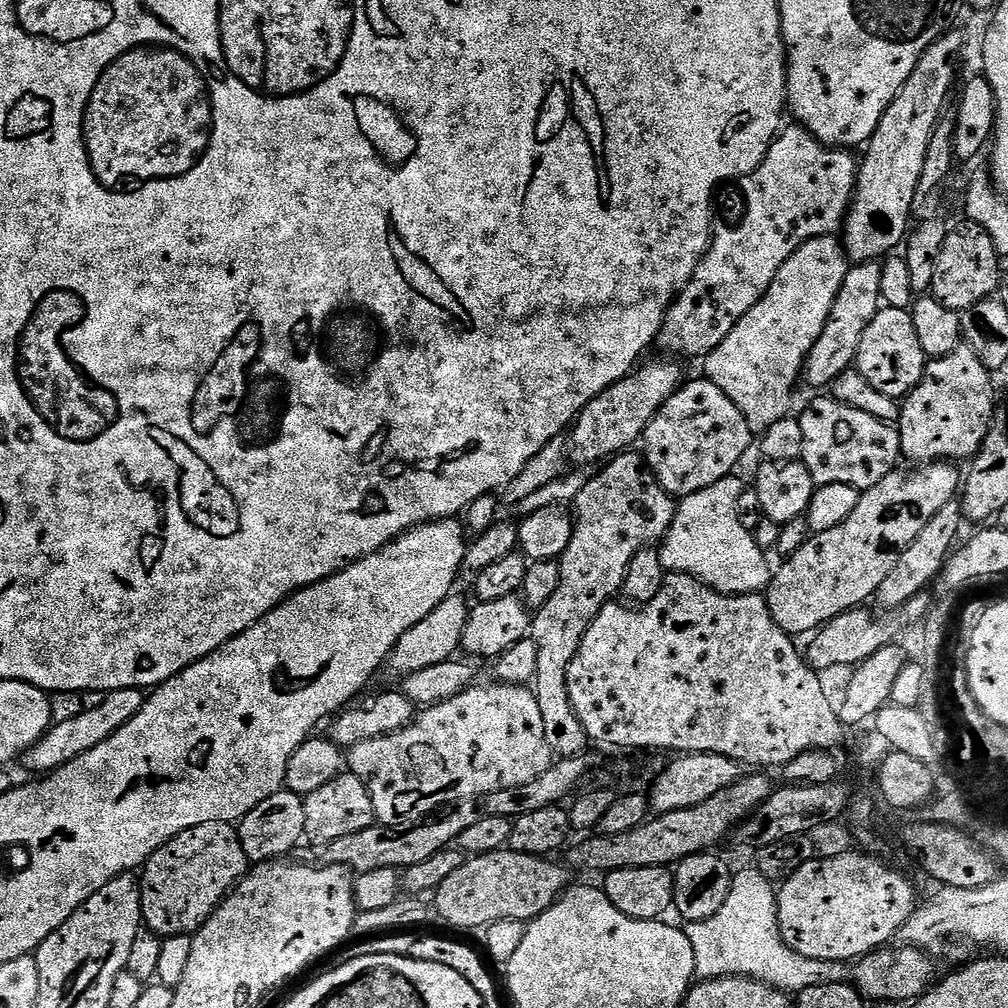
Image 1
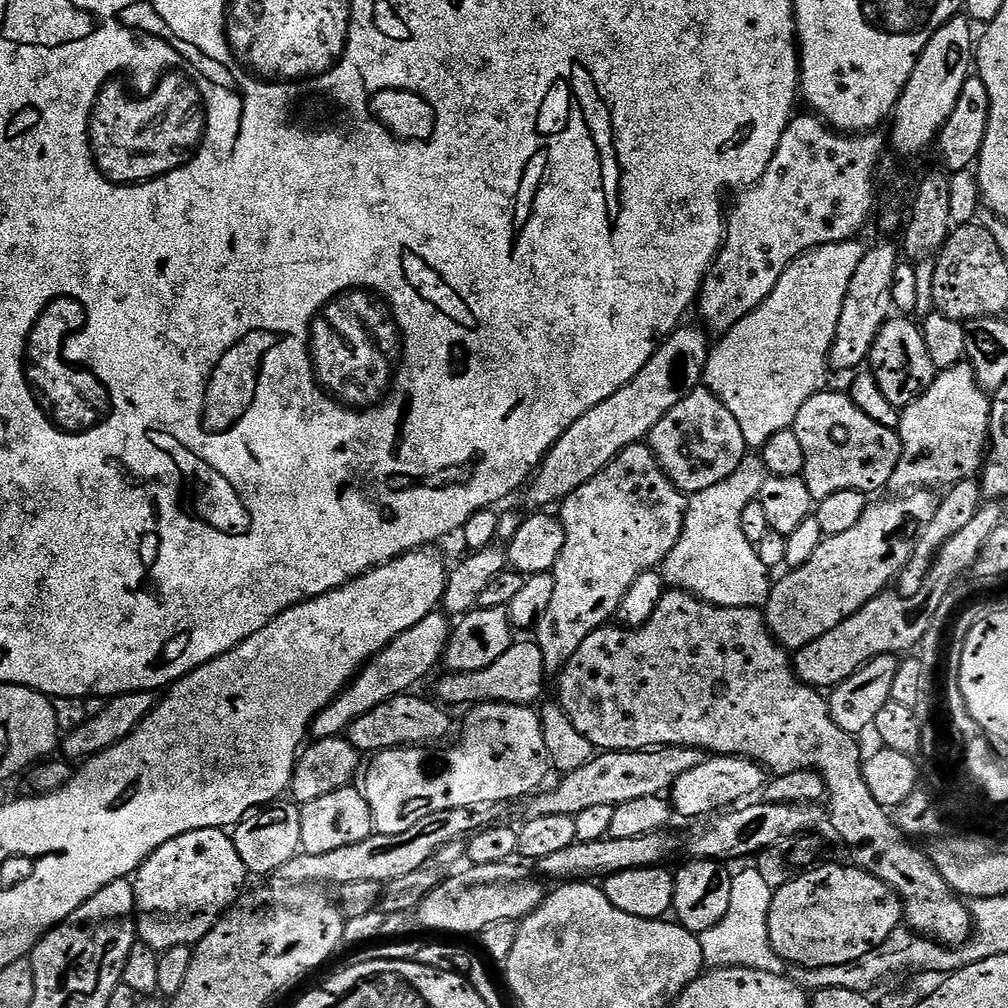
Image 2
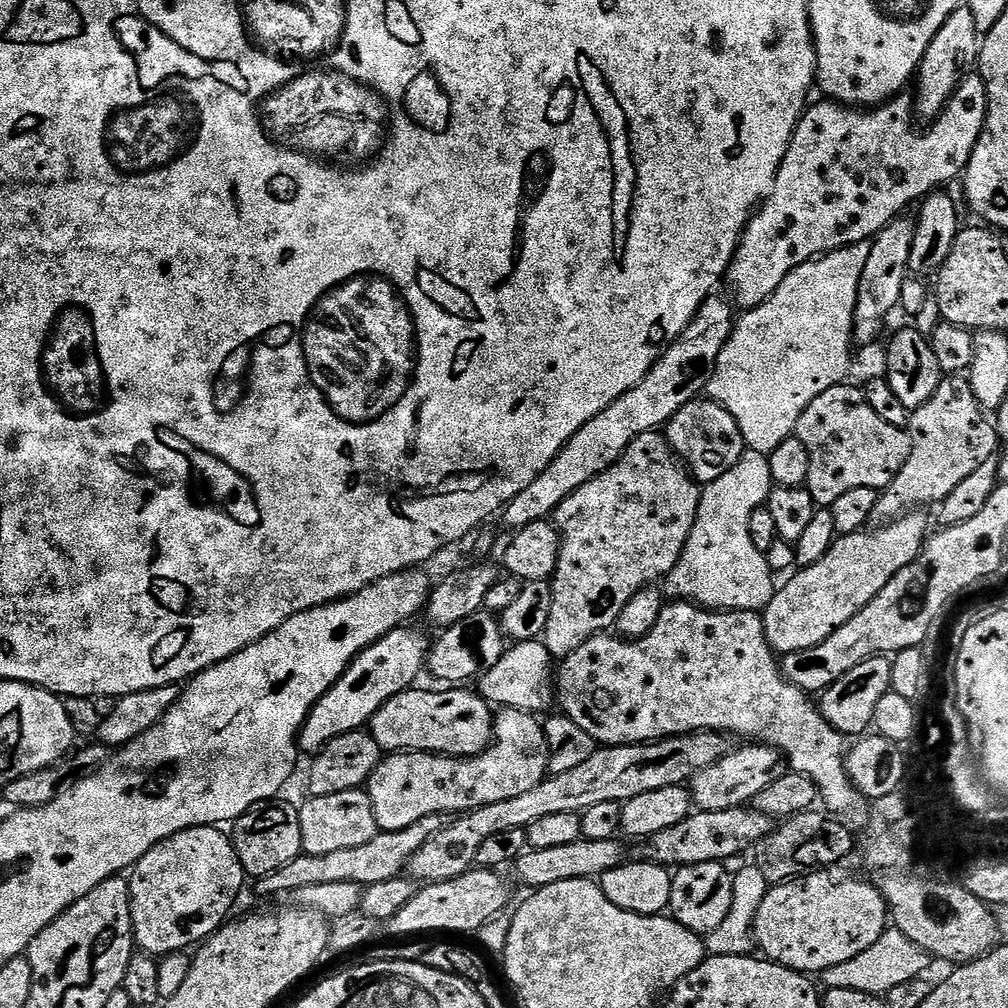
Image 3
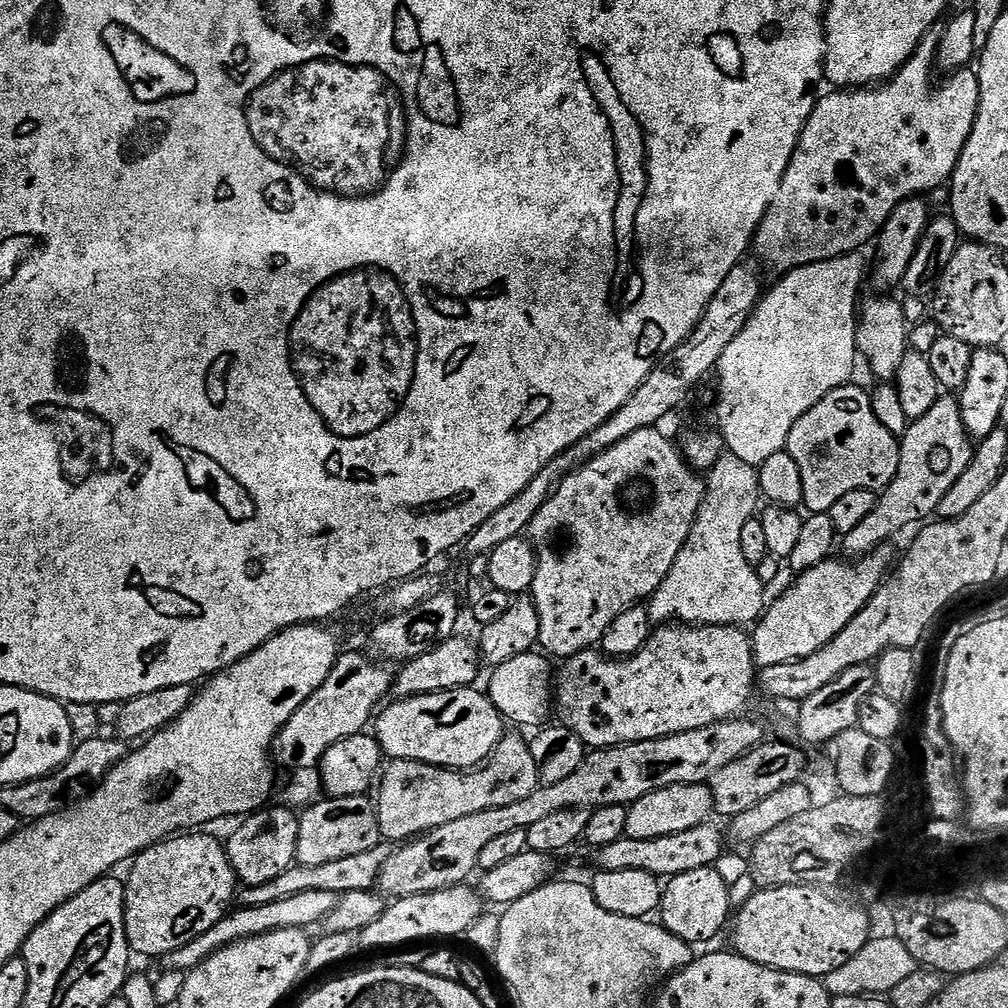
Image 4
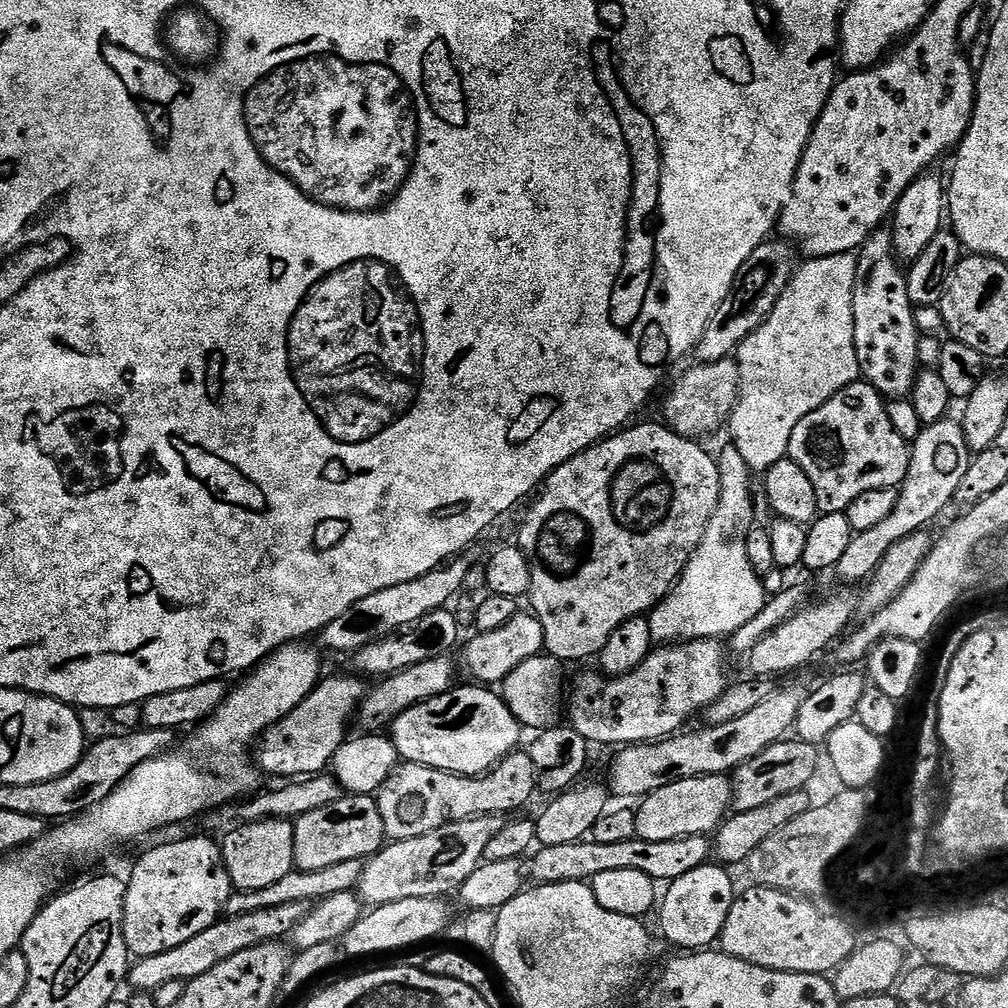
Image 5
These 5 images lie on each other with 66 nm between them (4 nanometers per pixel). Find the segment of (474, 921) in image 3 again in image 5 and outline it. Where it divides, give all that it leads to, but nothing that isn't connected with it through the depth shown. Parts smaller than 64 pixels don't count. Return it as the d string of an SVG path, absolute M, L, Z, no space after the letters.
M402 898L402 902L377 904L365 911L353 928L344 935L342 948L352 956L376 956L379 952L396 952L399 948L412 948L424 944L435 936L443 937L454 913L448 909L449 901L444 898Z

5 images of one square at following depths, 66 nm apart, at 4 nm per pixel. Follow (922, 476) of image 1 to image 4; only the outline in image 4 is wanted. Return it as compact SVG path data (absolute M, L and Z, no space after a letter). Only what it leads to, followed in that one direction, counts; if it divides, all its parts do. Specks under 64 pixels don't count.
M881 546L866 556L859 557L852 564L839 564L836 558L822 561L818 566L799 573L796 581L777 598L767 605L755 625L756 632L751 633L752 656L760 668L778 666L782 662L790 662L798 658L806 658L806 654L814 654L814 650L822 650L826 642L830 642L857 614L870 602L870 598L884 583L893 567L891 547Z

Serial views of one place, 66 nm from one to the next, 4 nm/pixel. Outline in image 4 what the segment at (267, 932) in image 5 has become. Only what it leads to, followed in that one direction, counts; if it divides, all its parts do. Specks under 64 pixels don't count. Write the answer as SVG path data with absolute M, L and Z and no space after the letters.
M305 890L303 894L290 894L290 898L278 898L278 902L266 902L266 906L237 907L218 922L214 922L214 926L210 926L206 934L198 934L194 942L186 942L186 946L162 957L163 967L189 973L218 950L239 940L254 938L283 928L311 929L311 924L319 925L330 914L330 910L334 910L337 899L337 893L330 890Z

